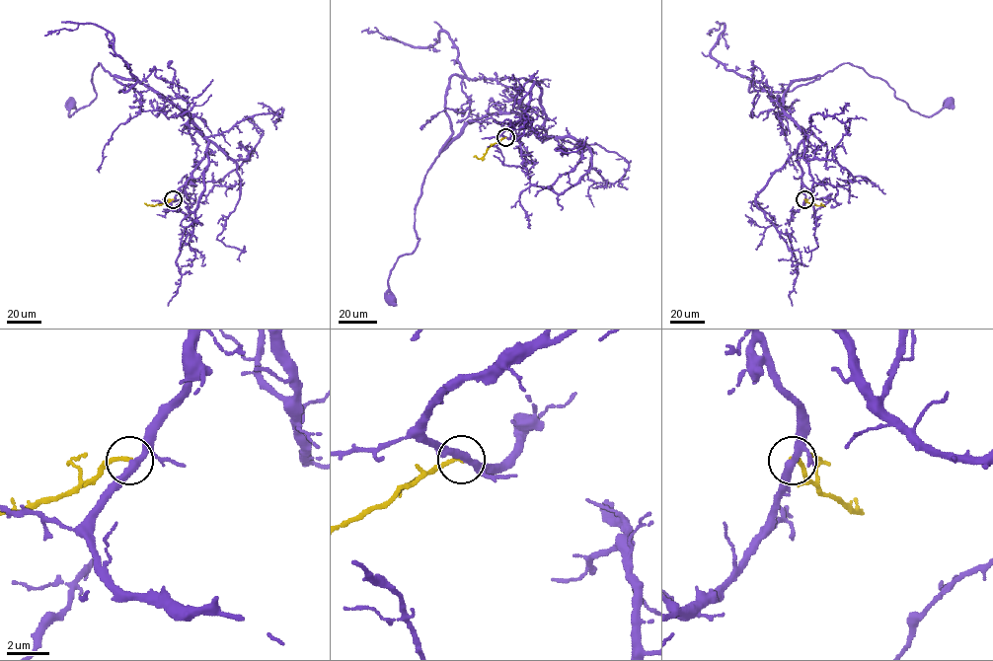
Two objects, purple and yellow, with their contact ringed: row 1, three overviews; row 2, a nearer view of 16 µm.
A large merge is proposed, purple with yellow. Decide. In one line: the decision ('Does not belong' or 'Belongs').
Does not belong

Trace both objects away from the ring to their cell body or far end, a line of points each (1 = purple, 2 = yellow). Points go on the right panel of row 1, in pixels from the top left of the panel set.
1: (804, 199), (797, 151), (804, 134), (783, 110), (794, 81), (850, 63), (883, 80), (924, 115), (949, 103)
2: (804, 199), (818, 206), (823, 205), (821, 203)

